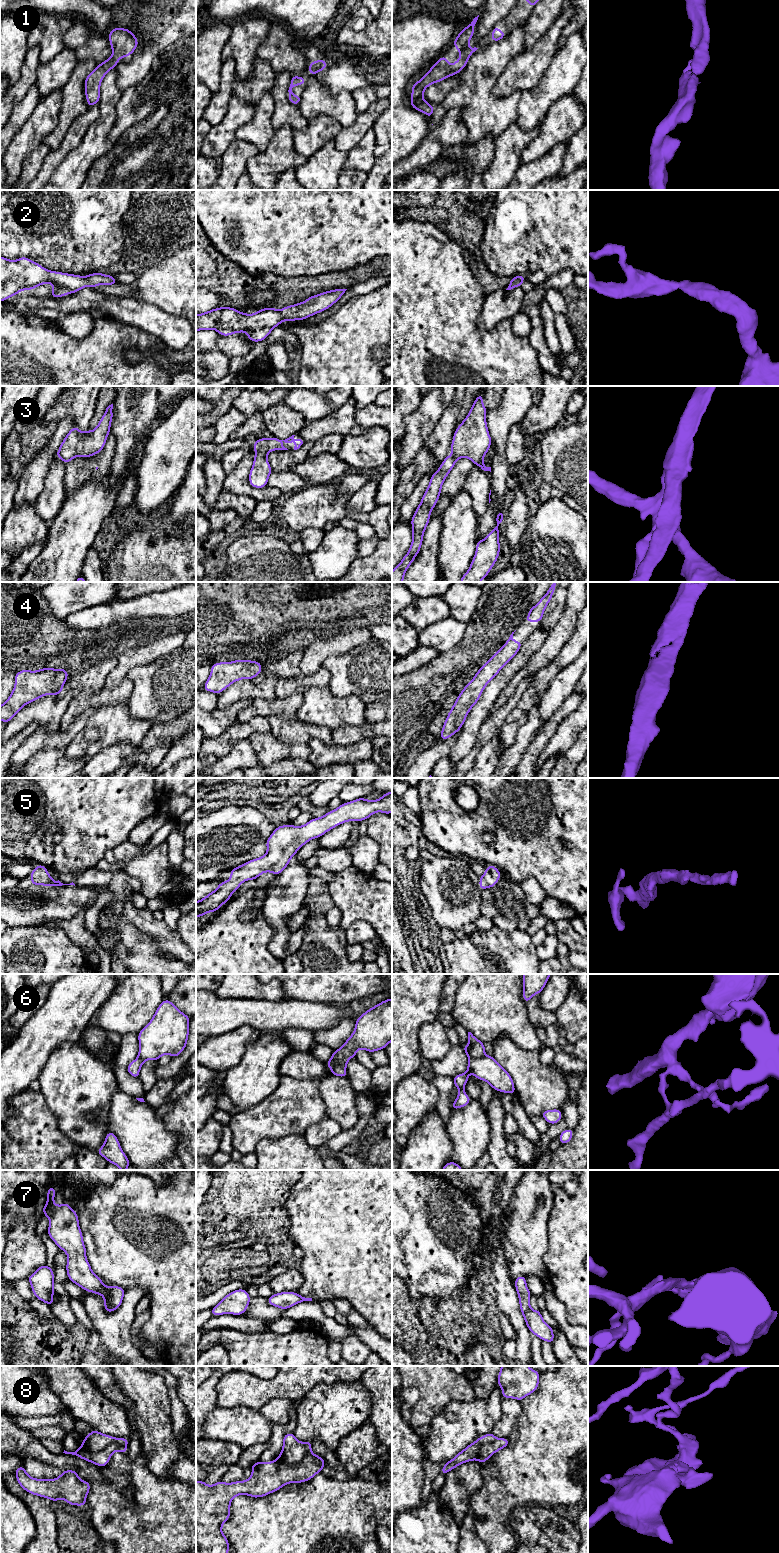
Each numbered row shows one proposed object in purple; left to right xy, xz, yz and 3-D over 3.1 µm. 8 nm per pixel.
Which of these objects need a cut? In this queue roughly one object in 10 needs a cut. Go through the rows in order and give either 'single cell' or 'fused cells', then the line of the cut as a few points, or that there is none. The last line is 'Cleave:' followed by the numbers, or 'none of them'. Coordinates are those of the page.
1: single cell | no cut
2: single cell | no cut
3: single cell | no cut
4: single cell | no cut
5: single cell | no cut
6: fused cells | xz (334, 1050), (334, 1062), (345, 1068)
7: single cell | no cut
8: fused cells | xy (83, 1442), (91, 1451), (100, 1451), (112, 1442), (126, 1444)
Cleave: 6, 8

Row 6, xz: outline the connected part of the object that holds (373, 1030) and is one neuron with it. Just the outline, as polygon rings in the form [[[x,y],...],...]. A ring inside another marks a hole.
[[[392,998],[373,1006],[356,1019],[352,1035],[335,1050],[334,1062],[347,1066],[359,1049],[369,1053],[383,1050],[392,1041]]]

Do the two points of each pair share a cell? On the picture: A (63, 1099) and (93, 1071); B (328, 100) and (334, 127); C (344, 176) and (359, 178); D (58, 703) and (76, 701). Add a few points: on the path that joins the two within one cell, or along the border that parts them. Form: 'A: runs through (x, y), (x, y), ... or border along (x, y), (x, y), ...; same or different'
A: runs through (70, 1092), (86, 1078); same
B: border along (308, 119), (317, 115), (329, 115), (343, 127); different
C: runs through (348, 178), (355, 178); same
D: border along (76, 693), (69, 702), (60, 724); different

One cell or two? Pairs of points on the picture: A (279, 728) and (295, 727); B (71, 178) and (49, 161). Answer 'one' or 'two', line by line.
A: one
B: two

